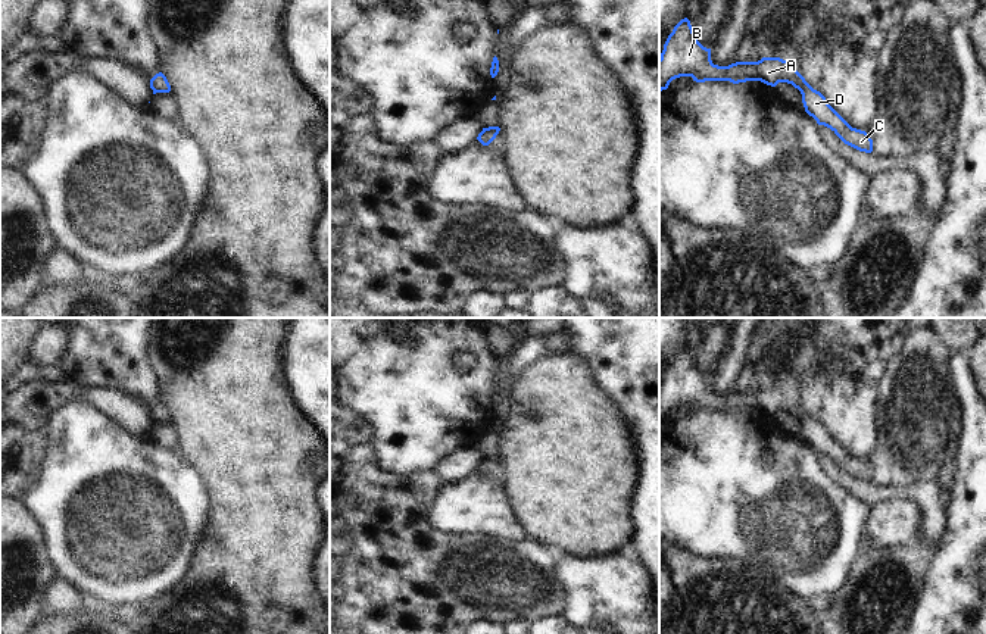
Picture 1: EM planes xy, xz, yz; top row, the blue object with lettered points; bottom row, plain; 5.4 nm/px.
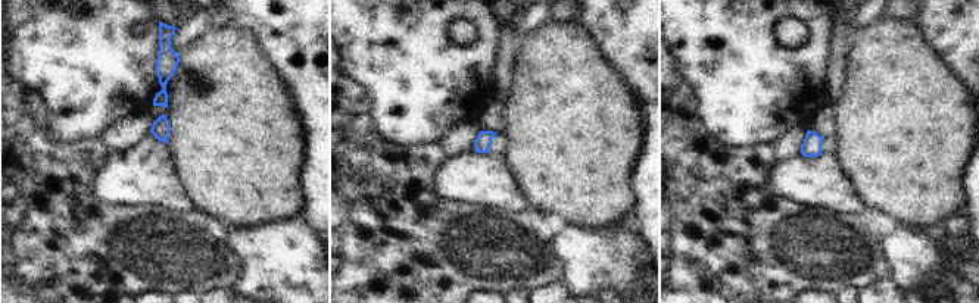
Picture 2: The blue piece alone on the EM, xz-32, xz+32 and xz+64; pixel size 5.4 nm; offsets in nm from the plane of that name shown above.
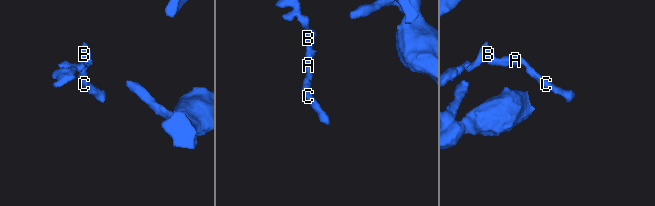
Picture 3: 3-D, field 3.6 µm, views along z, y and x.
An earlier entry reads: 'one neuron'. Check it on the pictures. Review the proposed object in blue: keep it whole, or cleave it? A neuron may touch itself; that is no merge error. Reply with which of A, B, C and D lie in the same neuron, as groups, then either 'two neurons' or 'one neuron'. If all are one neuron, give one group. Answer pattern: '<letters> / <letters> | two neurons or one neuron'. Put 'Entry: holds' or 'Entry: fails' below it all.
A B C D | one neuron
Entry: holds

